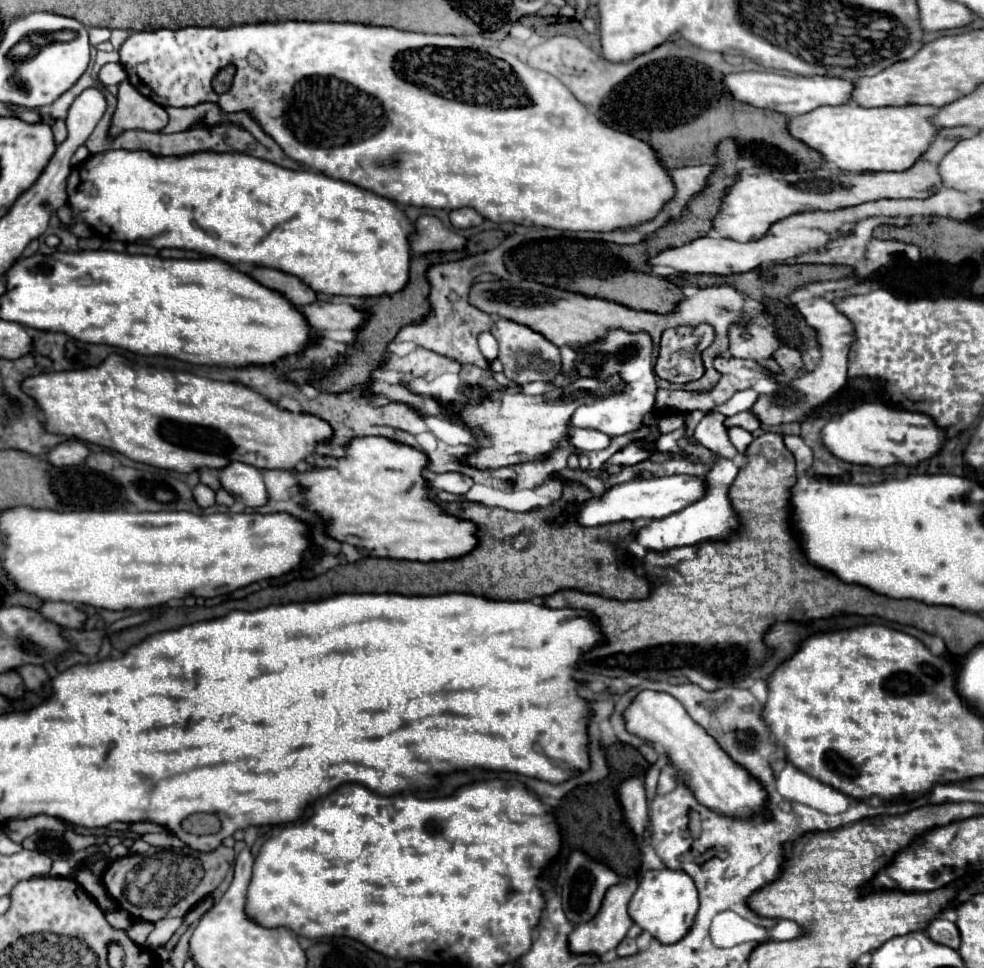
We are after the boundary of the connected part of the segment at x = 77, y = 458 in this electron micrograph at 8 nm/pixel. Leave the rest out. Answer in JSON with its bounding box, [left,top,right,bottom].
[49,440,89,466]

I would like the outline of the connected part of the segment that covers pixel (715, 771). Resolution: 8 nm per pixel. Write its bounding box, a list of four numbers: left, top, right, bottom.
[625,690,767,816]

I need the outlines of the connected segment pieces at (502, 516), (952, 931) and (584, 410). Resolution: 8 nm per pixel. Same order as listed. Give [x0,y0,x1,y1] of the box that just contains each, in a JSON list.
[[111,474,651,652],[927,918,961,948],[571,330,655,436]]

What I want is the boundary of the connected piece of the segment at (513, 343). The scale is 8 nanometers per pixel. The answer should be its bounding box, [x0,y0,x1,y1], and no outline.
[491,318,561,384]

